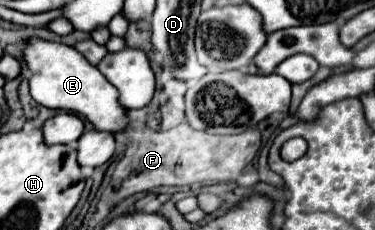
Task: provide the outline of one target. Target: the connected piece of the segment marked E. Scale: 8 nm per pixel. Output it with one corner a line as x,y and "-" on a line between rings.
31,39
25,45
25,63
31,71
31,97
47,105
49,109
71,111
89,123
93,123
95,131
119,133
129,125
129,117
125,107
119,103
119,93
101,77
101,71
93,67
77,49
67,47
63,43
51,43
43,39

